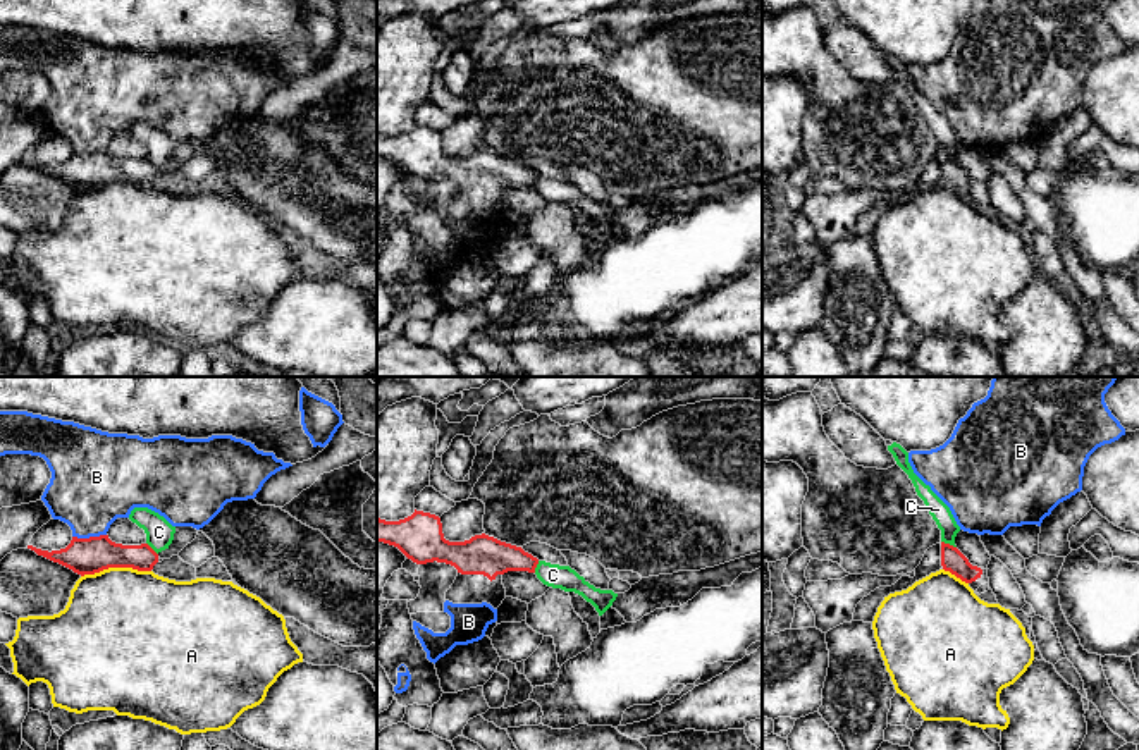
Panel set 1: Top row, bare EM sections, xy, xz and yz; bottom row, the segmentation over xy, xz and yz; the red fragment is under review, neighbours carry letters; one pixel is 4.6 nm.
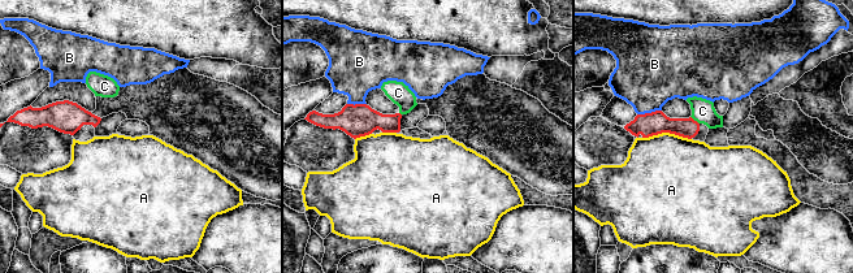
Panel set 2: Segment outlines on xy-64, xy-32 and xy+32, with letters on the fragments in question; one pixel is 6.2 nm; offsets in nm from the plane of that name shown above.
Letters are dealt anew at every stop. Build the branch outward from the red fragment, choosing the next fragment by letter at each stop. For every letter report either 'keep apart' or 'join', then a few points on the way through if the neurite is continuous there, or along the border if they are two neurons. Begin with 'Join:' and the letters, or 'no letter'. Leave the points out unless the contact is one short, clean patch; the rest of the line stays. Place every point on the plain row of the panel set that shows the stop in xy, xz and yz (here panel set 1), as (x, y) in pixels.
Join: no letter
A: keep apart; border xy (150, 184), (104, 183), (81, 191)
B: keep apart
C: keep apart; border yz (941, 155), (955, 162)

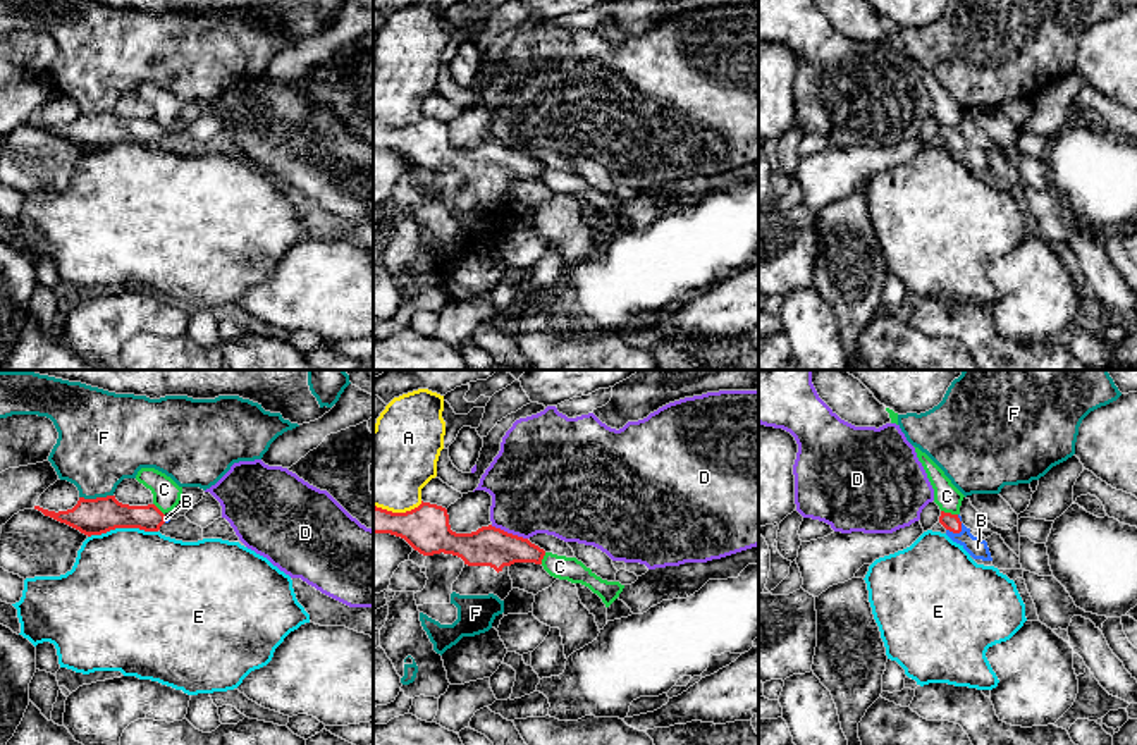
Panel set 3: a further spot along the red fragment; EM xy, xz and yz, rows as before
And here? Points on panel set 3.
Join: B
A: keep apart
B: join; way yz (950, 136), (960, 145), (977, 162)
C: keep apart; border yz (941, 124), (957, 129)
D: keep apart
E: keep apart; border xy (157, 145), (110, 143), (88, 152)
F: keep apart

